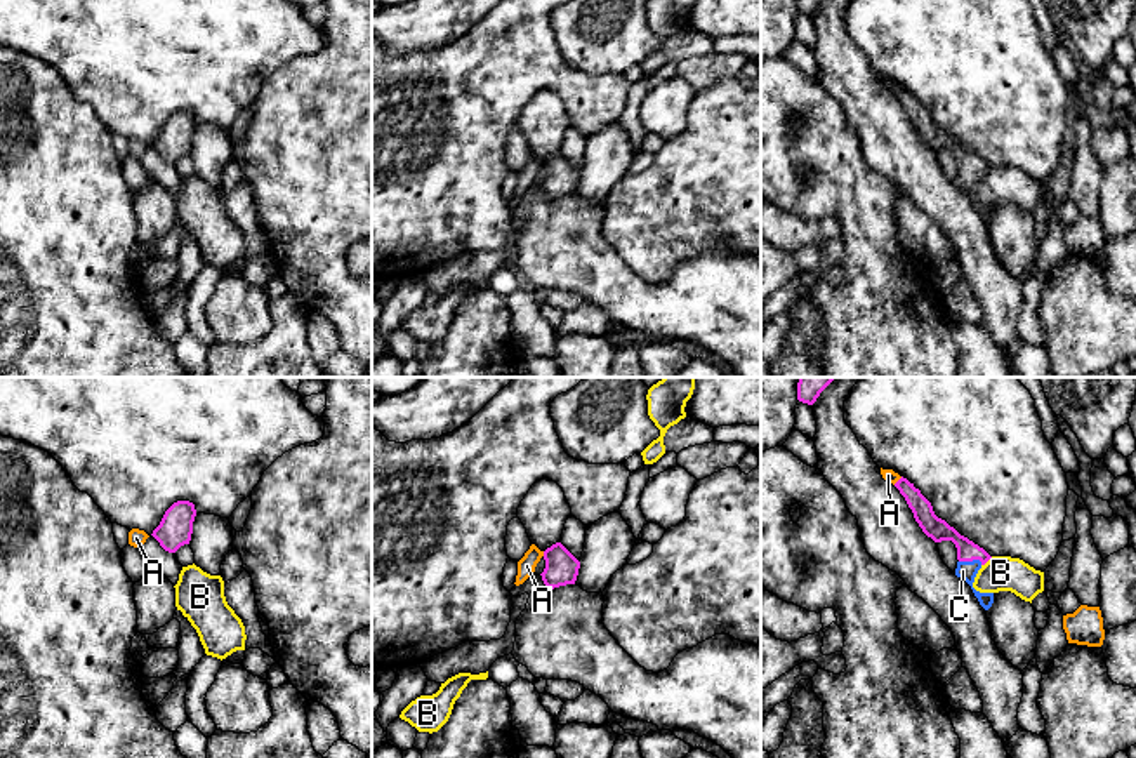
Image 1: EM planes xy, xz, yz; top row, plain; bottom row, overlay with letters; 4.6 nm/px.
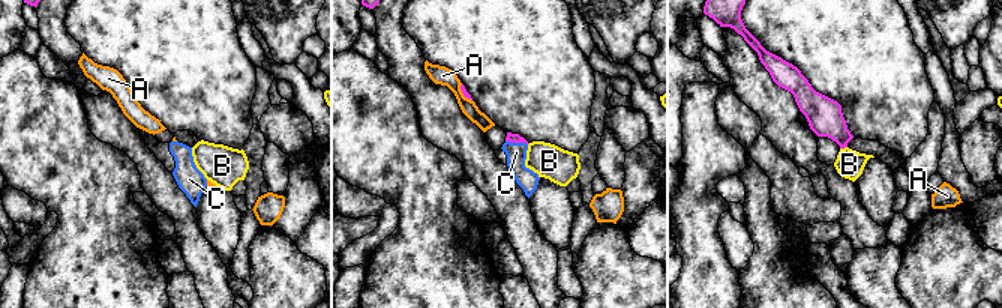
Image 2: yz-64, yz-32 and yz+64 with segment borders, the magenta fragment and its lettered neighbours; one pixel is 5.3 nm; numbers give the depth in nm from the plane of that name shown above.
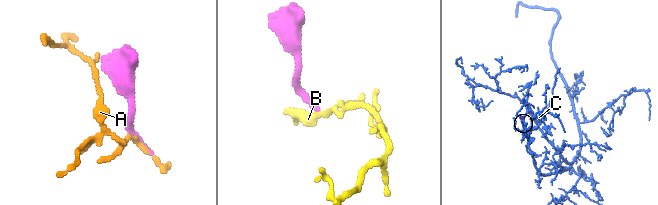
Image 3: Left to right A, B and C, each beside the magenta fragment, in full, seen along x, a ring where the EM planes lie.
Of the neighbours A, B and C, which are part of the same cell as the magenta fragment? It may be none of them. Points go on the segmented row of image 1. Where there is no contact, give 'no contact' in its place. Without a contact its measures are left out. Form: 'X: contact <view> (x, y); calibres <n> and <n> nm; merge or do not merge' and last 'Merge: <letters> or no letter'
A: contact yz (898, 480); calibres 100 and 60 nm; do not merge
B: contact yz (987, 560); calibres 100 and 160 nm; do not merge
C: contact yz (971, 560); calibres 100 and 90 nm; merge
Merge: C

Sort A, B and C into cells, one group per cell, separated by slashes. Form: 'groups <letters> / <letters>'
groups A / B / C

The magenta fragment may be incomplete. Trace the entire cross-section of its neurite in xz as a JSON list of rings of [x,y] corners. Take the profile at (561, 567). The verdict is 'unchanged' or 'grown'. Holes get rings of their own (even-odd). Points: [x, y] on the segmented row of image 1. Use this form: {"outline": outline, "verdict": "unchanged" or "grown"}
{"outline": [[[556,542],[544,551],[545,568],[540,574],[547,588],[554,589],[575,584],[580,562],[561,544]]], "verdict": "unchanged"}

